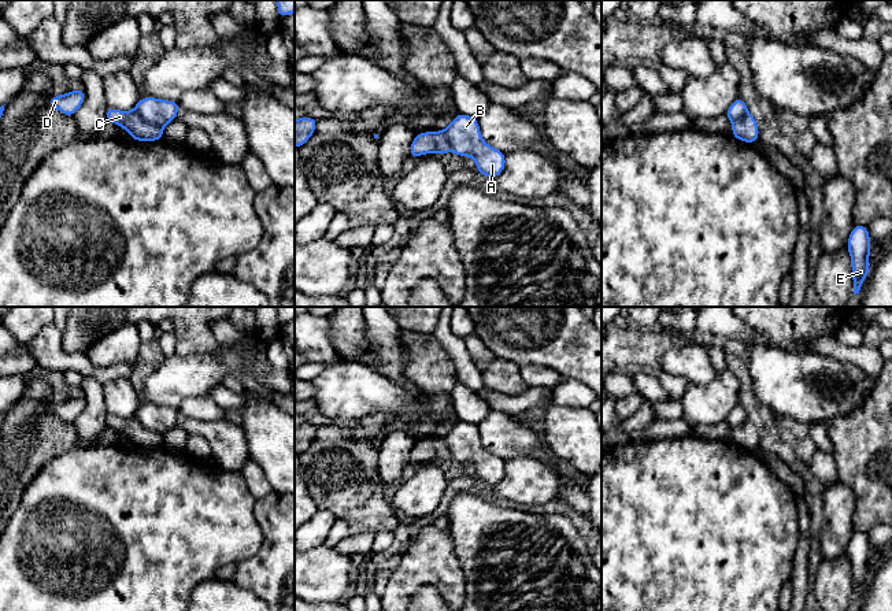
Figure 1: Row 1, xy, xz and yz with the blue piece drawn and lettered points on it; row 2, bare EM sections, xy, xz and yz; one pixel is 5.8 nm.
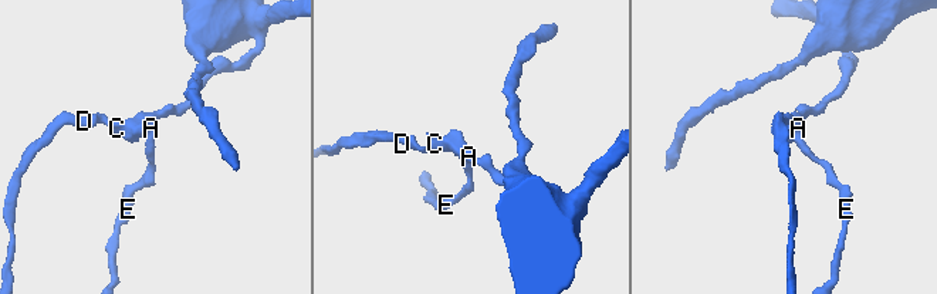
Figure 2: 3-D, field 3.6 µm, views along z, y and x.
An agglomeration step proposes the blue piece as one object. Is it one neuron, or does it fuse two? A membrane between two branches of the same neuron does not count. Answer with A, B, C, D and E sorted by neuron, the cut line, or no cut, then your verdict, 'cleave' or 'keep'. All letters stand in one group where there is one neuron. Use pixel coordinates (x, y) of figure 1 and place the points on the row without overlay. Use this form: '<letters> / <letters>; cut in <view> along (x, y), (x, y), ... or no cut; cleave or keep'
A B E / C D; cut in xy along (133, 417), (162, 436); cleave

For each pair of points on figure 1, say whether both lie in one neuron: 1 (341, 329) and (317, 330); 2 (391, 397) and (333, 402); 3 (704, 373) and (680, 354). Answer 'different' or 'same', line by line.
1: different
2: same
3: same

